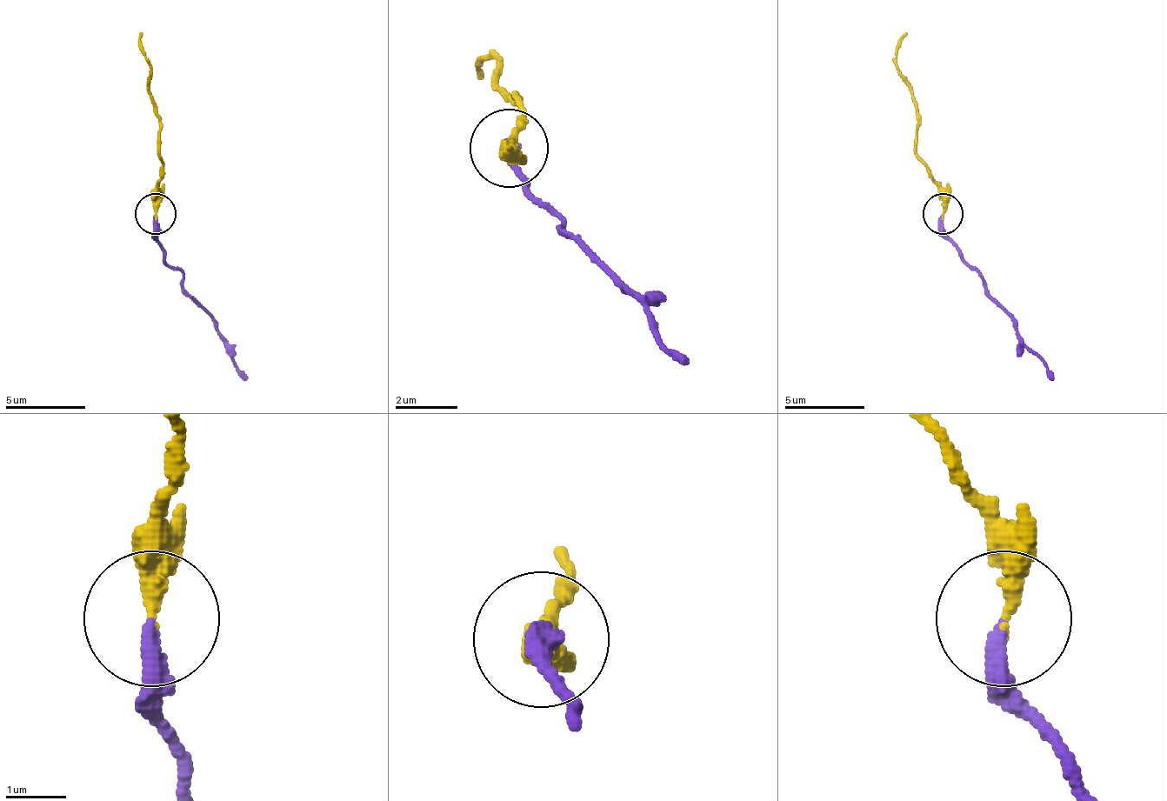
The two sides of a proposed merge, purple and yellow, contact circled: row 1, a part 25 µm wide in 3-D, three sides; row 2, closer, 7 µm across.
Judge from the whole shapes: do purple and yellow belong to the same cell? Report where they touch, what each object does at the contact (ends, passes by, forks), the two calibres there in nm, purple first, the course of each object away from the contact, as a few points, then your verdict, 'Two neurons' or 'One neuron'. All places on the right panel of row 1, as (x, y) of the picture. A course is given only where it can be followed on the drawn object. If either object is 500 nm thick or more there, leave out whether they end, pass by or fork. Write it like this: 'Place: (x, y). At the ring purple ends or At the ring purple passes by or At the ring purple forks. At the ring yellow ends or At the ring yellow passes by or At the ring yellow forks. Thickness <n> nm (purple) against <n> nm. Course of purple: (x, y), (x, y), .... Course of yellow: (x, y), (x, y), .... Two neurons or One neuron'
Place: (943, 214). At the ring purple ends. At the ring yellow ends. Thickness 280 nm (purple) against 280 nm. Course of purple: (943, 215), (943, 235), (980, 275), (983, 291), (1012, 319), (1016, 335), (1052, 379). Course of yellow: (943, 215), (943, 186), (916, 150), (916, 102), (895, 62), (895, 46), (907, 34). One neuron

